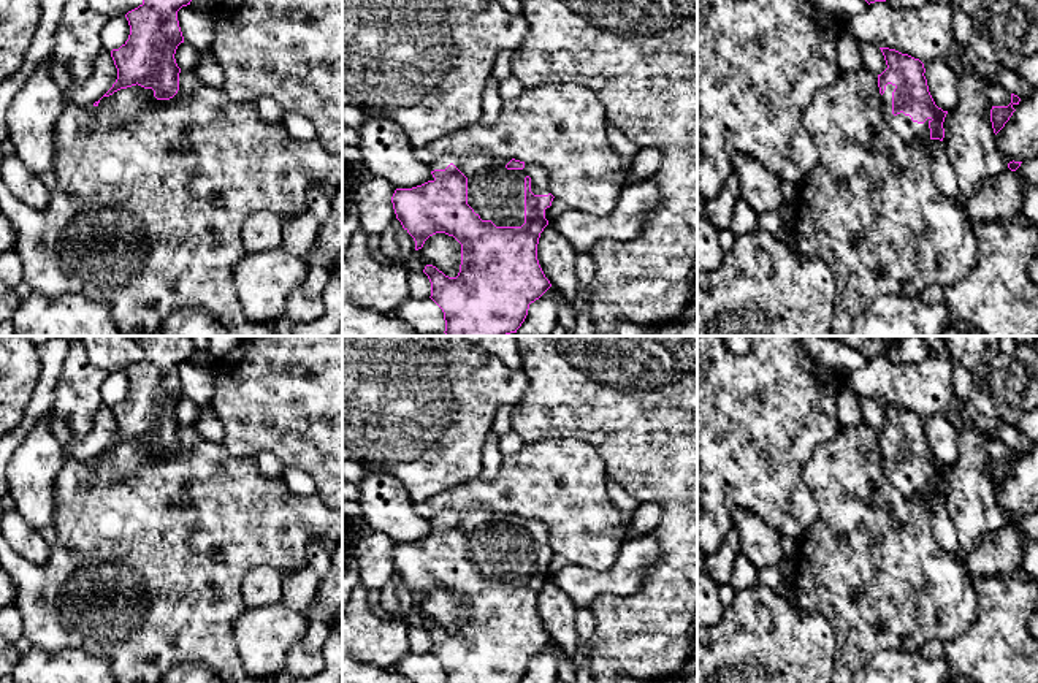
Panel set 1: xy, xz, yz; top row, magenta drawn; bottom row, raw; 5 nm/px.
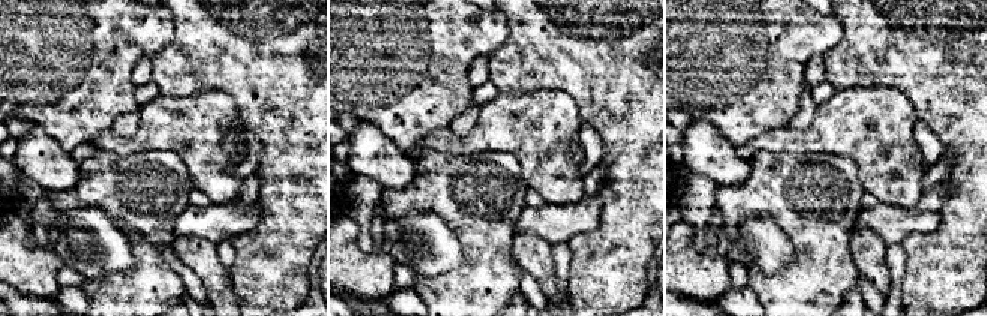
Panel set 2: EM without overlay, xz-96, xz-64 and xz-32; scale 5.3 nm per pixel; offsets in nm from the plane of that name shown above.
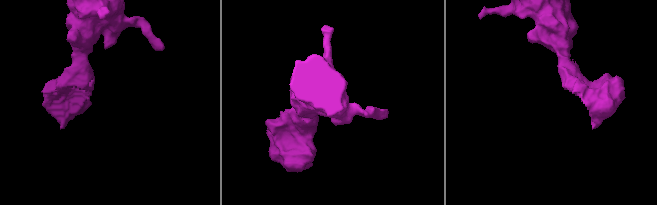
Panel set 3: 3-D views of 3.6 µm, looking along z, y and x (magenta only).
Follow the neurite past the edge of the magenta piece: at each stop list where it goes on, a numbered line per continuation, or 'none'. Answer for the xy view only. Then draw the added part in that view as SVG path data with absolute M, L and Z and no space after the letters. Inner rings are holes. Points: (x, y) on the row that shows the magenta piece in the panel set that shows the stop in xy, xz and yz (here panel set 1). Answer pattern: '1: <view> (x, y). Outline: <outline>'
none

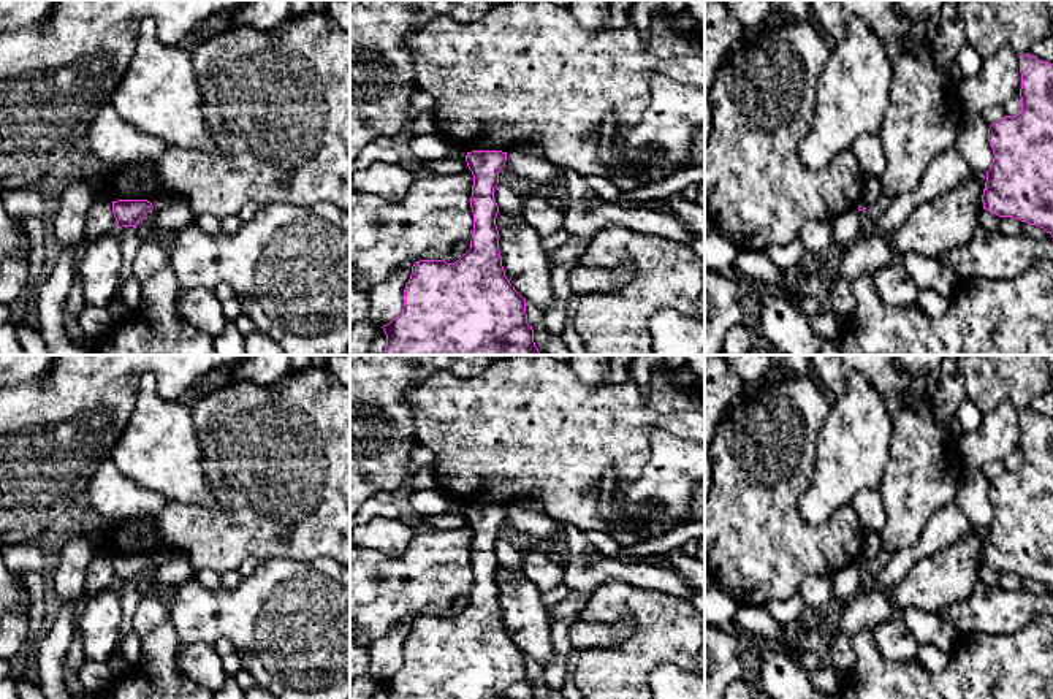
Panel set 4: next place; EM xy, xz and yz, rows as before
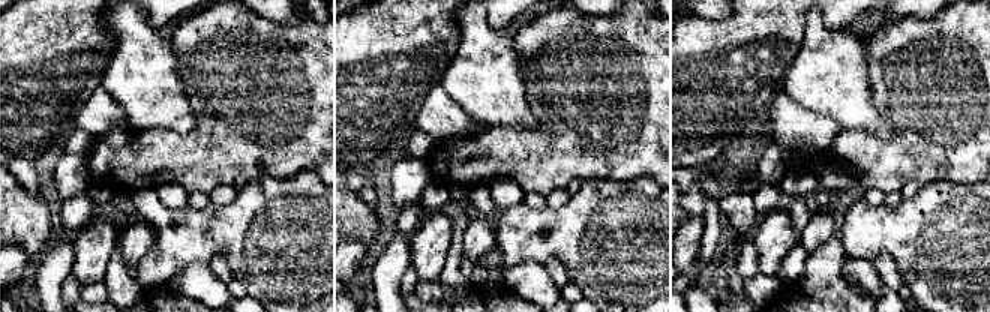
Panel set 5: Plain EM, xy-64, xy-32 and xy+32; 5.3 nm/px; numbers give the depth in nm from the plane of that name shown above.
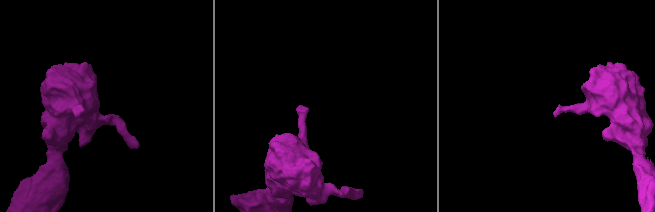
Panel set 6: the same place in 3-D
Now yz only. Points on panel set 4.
none

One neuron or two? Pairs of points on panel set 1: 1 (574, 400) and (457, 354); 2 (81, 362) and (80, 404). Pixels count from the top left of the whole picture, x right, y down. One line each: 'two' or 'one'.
1: two
2: one

